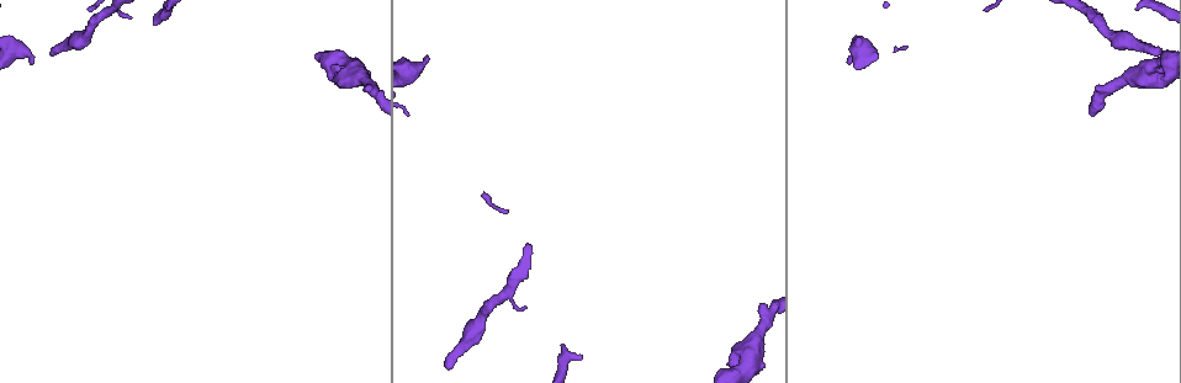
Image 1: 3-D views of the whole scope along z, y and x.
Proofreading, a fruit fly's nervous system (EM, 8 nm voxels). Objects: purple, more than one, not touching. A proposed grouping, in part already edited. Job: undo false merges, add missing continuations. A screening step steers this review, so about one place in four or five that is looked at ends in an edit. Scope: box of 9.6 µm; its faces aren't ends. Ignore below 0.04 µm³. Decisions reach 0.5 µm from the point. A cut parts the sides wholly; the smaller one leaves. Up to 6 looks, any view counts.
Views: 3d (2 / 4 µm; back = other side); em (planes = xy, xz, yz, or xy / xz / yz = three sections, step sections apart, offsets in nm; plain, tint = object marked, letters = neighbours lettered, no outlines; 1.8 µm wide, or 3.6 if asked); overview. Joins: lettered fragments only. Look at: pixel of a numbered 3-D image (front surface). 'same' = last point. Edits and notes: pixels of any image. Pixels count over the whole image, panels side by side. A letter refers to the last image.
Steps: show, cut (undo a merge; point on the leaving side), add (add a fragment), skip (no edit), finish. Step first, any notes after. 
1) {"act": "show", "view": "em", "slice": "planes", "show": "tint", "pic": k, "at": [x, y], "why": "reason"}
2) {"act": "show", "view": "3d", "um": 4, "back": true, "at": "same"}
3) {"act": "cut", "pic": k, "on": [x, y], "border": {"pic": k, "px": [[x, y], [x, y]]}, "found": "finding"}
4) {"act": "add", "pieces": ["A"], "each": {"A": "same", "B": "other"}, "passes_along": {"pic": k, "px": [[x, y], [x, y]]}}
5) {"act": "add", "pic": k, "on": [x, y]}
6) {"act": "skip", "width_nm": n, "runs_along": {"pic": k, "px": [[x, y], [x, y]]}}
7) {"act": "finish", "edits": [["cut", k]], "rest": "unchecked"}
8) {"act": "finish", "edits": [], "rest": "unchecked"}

{"act": "show", "view": "3d", "um": 2, "pic": 1, "at": [1157, 54], "why": "free end"}

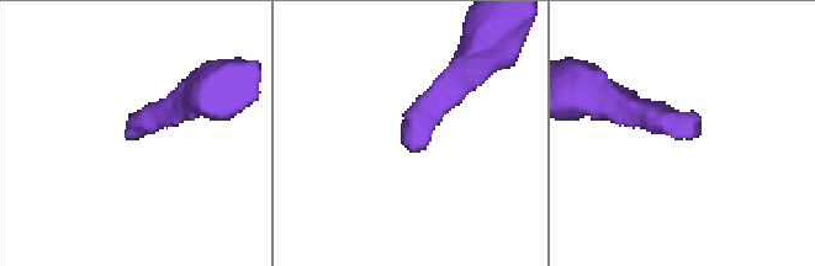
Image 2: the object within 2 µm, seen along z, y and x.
{"act": "show", "view": "em", "slice": "xy", "step": 16, "show": "tint", "pic": 2, "at": [420, 141]}

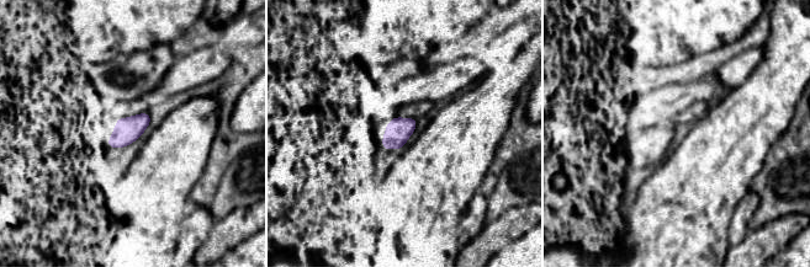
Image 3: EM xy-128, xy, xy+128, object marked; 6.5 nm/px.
{"act": "show", "view": "em", "slice": "planes", "show": "letters", "at": "same", "why": "another direction"}

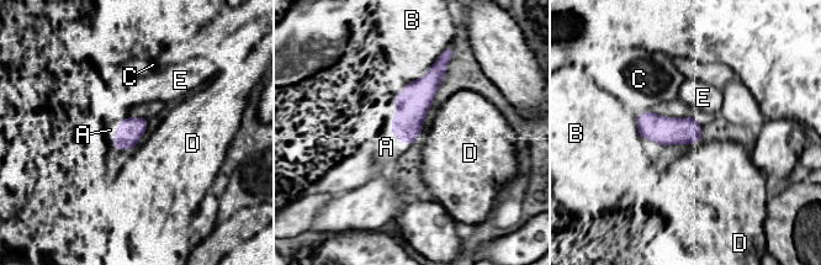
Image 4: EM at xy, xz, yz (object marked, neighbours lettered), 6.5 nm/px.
{"act": "add", "pieces": ["A"], "each": {"A": "same", "B": "other", "C": "other", "D": "other", "E": "other"}, "found": "it goes on there"}

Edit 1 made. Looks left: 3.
{"act": "show", "view": "em", "slice": "planes", "show": "tint", "pic": 1, "at": [525, 308], "why": "branch stops here"}

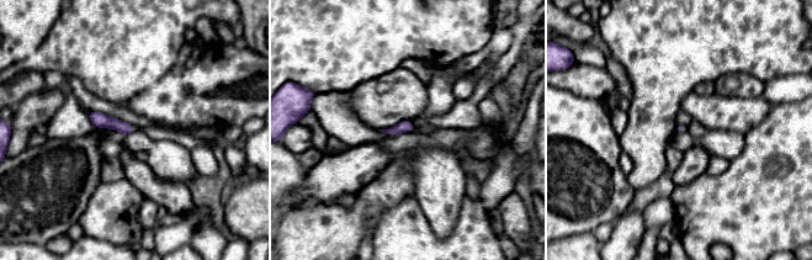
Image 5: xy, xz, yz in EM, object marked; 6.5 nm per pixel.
{"act": "show", "view": "em", "slice": "planes", "show": "letters", "at": "same", "why": "see the neighbours"}

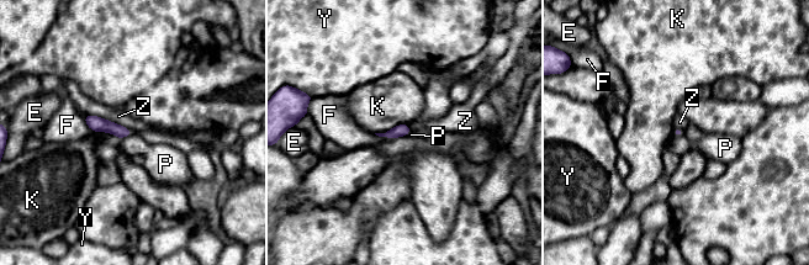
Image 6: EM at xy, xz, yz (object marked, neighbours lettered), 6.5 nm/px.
{"act": "skip", "each": {"E": "other", "F": "other", "K": "other", "P": "other", "Y": "other", "Z": "other"}, "runs_along": {"pic": 6, "px": [[88, 118], [95, 123], [126, 132]]}, "found": "no lettered fragment goes on from it"}

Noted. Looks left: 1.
{"act": "show", "view": "em", "slice": "planes", "show": "letters", "pic": 1, "at": [31, 63], "why": "an open end"}

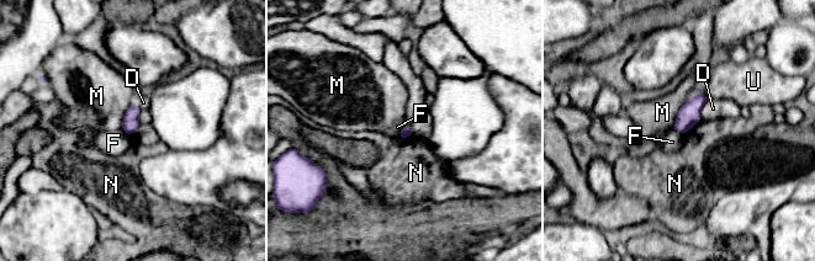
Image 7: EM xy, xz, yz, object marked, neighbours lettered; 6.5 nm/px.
{"act": "skip", "each": {"D": "other", "F": "other", "M": "other", "N": "other", "U": "other"}, "border": {"pic": 7, "px": [[407, 123], [397, 136]]}, "found": "no lettered fragment goes on from it"}

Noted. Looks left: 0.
{"act": "finish", "edits": [["add", 4]], "rest": "unchecked"}

